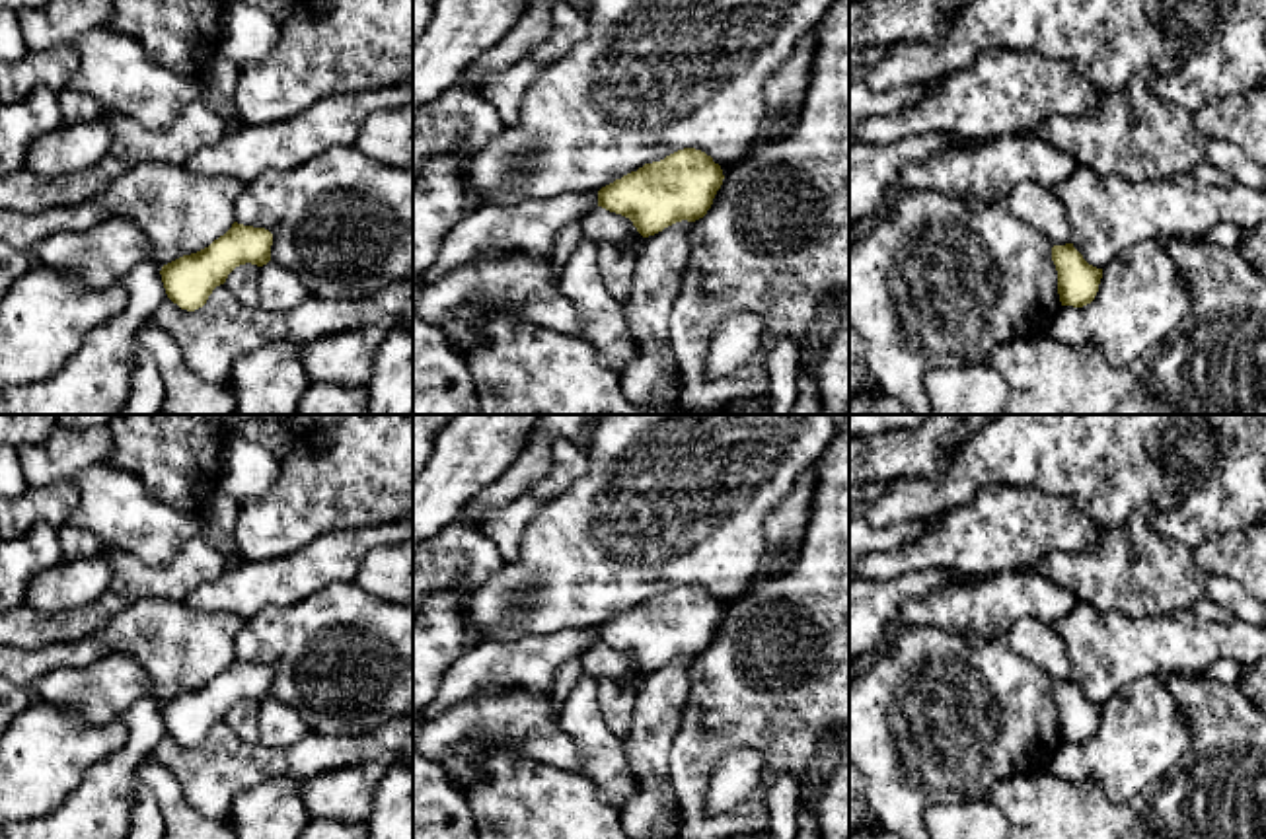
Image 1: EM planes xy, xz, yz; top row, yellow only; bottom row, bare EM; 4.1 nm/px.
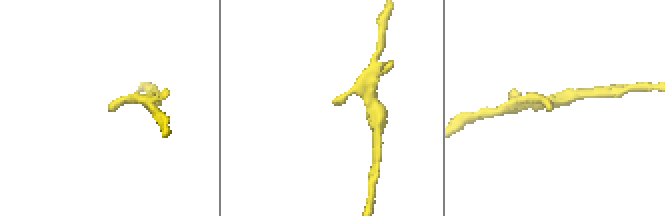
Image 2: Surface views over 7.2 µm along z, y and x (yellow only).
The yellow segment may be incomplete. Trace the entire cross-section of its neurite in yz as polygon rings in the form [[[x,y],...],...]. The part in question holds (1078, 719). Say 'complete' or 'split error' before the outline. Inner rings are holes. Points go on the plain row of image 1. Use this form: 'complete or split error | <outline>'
complete | [[[1073,679],[1054,681],[1052,697],[1058,707],[1058,730],[1061,742],[1083,744],[1098,728],[1102,705],[1089,701]]]

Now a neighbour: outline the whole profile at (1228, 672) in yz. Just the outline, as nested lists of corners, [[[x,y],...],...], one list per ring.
[[[1217,660],[1200,677],[1206,681],[1239,687],[1243,681],[1243,668],[1235,660]]]

